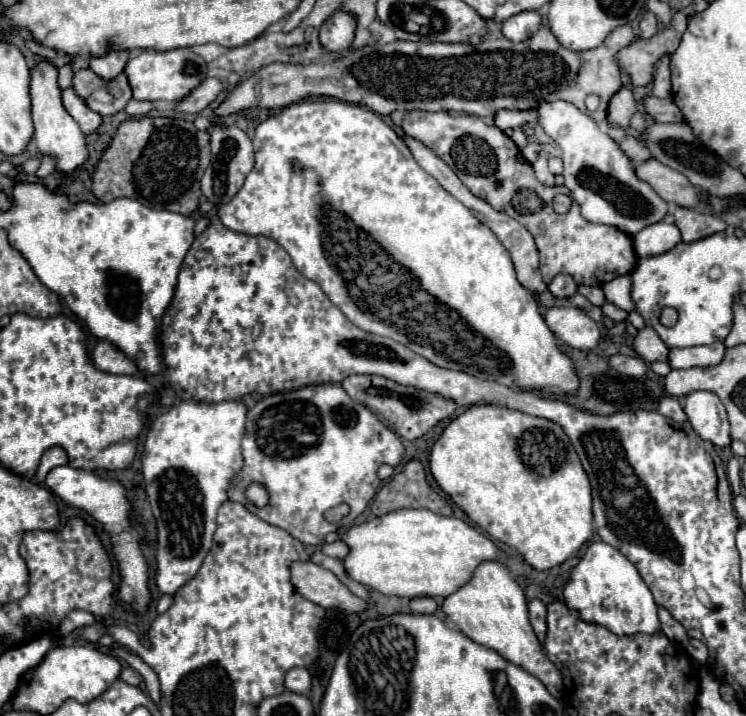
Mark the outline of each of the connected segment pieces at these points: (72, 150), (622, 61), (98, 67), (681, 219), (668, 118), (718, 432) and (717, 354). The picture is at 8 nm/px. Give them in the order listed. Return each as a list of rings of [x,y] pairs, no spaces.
[[[40,60],[30,70],[30,100],[32,100],[34,140],[36,140],[38,150],[42,154],[54,156],[58,170],[72,172],[88,158],[88,150],[86,150],[82,130],[78,128],[74,118],[70,118],[70,114],[66,114],[66,108],[62,106],[62,90],[58,86],[58,68],[54,62]]]
[[[680,10],[674,14],[672,24],[664,32],[660,32],[648,40],[638,38],[632,44],[618,50],[616,62],[620,66],[620,72],[630,76],[630,84],[646,86],[652,80],[654,64],[658,62],[658,58],[666,52],[672,54],[678,48],[680,38],[686,30],[686,18],[688,16]]]
[[[110,50],[110,54],[104,54],[102,58],[90,58],[90,70],[94,70],[104,80],[112,80],[124,70],[128,58],[130,52],[126,50]]]
[[[676,208],[674,218],[676,218],[676,226],[682,232],[684,242],[694,242],[694,240],[700,240],[700,238],[706,238],[706,236],[726,230],[726,222],[722,218],[704,214],[696,208],[694,210],[692,208]]]
[[[650,94],[650,96],[642,98],[642,104],[644,104],[644,112],[654,122],[682,122],[684,120],[672,98],[660,100],[660,98],[656,98],[656,96]]]
[[[692,392],[686,396],[684,412],[696,434],[714,446],[730,446],[730,424],[720,398],[712,392]]]
[[[714,342],[708,346],[690,346],[690,348],[672,348],[668,364],[670,368],[694,368],[694,366],[714,366],[724,356],[724,344]]]

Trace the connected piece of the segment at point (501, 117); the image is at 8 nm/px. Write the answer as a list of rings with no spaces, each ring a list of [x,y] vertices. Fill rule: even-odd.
[[[498,110],[498,114],[494,114],[494,124],[506,132],[508,128],[514,128],[514,126],[522,126],[524,122],[534,122],[536,120],[536,112],[534,110],[526,110],[526,112],[520,112],[520,110]]]

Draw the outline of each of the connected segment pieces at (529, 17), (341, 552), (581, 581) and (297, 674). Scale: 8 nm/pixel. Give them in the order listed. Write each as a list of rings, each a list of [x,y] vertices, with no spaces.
[[[534,10],[520,12],[520,14],[508,18],[508,20],[502,24],[502,34],[504,34],[508,40],[522,42],[522,40],[530,38],[530,34],[534,34],[540,24],[542,24],[542,16],[540,16],[538,12],[534,12]]]
[[[334,542],[334,544],[324,544],[322,552],[328,556],[334,556],[334,558],[344,558],[348,554],[348,548],[344,542]]]
[[[592,542],[580,562],[572,568],[564,586],[564,602],[570,610],[576,610],[584,622],[598,624],[610,632],[622,634],[658,634],[658,606],[652,592],[644,584],[636,566],[614,546],[606,542]]]
[[[292,668],[288,674],[286,674],[286,688],[292,690],[292,692],[298,692],[298,694],[308,694],[310,688],[312,688],[312,676],[306,668]]]

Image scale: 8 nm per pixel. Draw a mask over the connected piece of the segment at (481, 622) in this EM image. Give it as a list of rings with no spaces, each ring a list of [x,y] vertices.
[[[498,560],[482,562],[474,570],[470,582],[466,582],[454,594],[446,596],[440,608],[456,626],[462,628],[462,632],[470,640],[486,648],[492,648],[508,662],[526,668],[550,690],[552,696],[558,698],[562,694],[562,676],[556,670],[556,666],[546,658],[546,652],[538,644],[536,634],[528,622],[528,606],[526,606],[524,590],[512,578],[506,564]]]

